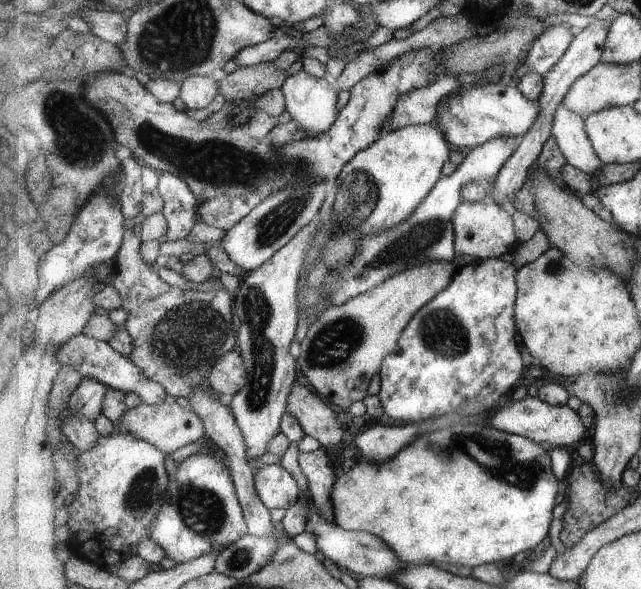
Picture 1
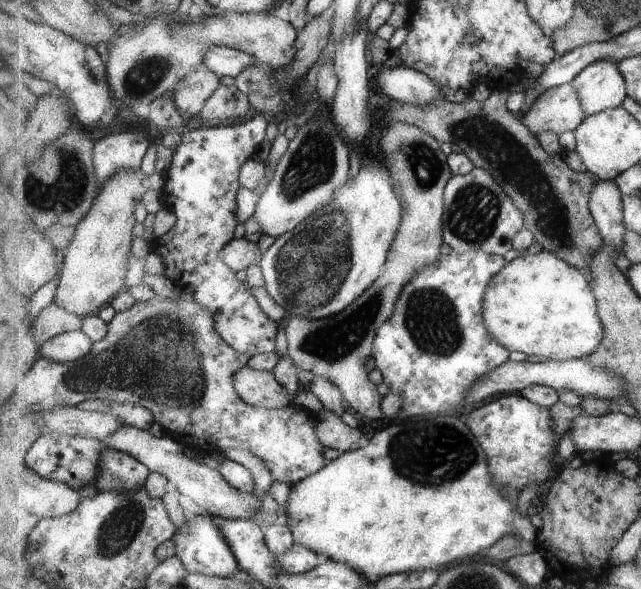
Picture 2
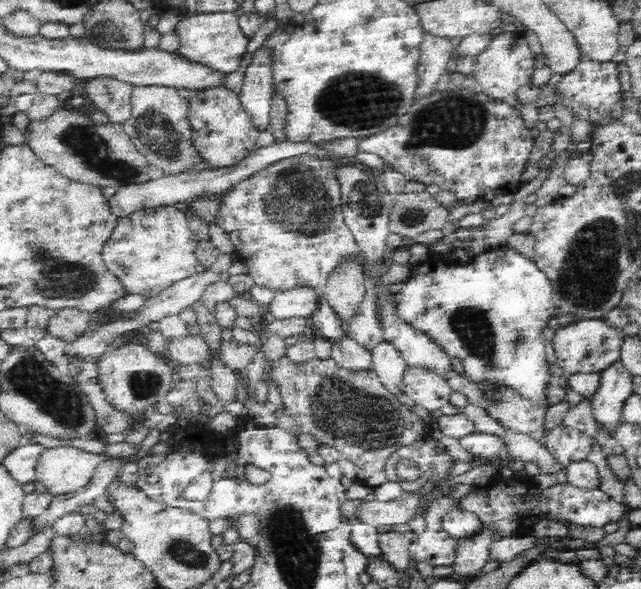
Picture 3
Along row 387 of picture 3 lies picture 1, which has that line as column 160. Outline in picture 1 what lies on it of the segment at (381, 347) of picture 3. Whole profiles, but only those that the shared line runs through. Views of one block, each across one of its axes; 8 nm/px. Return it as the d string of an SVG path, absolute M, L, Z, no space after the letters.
M79 334L61 346L57 350L57 356L59 364L62 364L63 367L75 368L85 379L98 380L110 389L113 388L126 393L135 392L147 404L158 405L170 399L168 392L161 384L147 378L147 374L141 368L137 368L137 364L133 364L129 358L117 352L107 341Z

